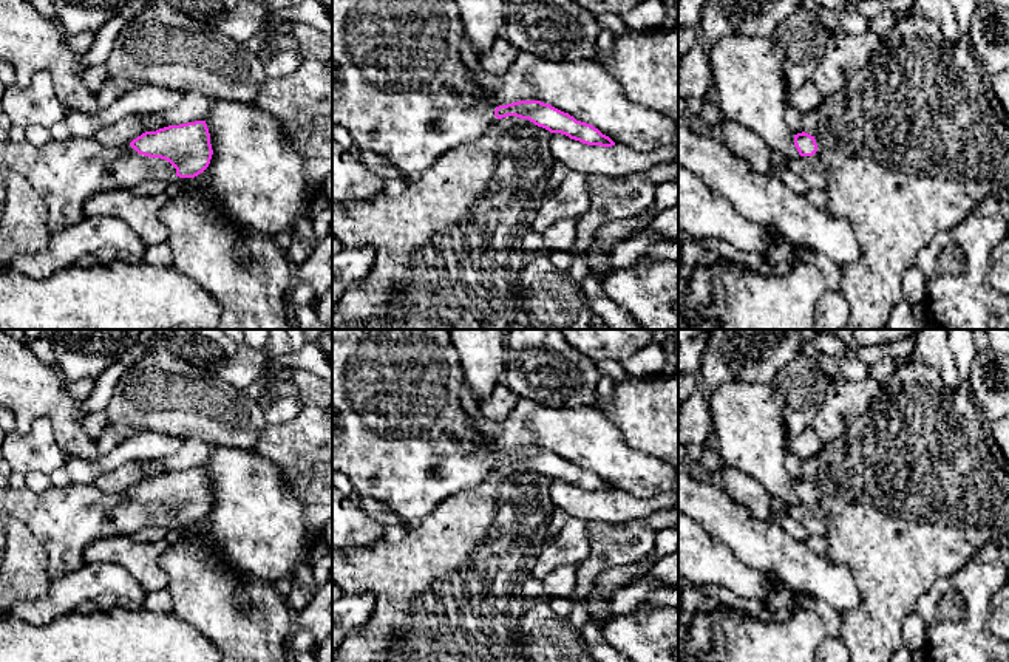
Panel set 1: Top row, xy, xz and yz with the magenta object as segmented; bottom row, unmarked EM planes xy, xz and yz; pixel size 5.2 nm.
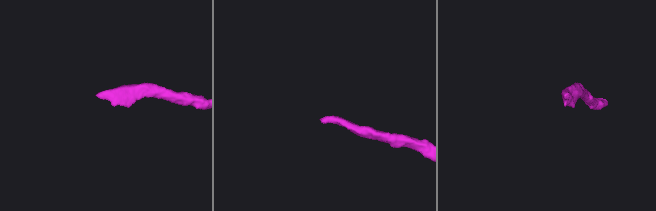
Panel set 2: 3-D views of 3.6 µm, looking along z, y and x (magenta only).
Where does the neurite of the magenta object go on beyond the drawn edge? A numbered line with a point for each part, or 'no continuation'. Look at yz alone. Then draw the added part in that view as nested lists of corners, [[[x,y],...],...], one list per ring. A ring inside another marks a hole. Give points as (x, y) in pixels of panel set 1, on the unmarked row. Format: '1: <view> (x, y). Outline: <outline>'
1: yz (810, 515). Outline: [[[817,500],[813,503],[794,503],[786,506],[786,514],[802,524],[810,535],[825,537],[827,534],[827,517],[819,506]]]

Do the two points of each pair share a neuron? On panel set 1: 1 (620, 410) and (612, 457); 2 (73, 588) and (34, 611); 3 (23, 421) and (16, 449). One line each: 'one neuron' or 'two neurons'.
1: two neurons
2: one neuron
3: two neurons

